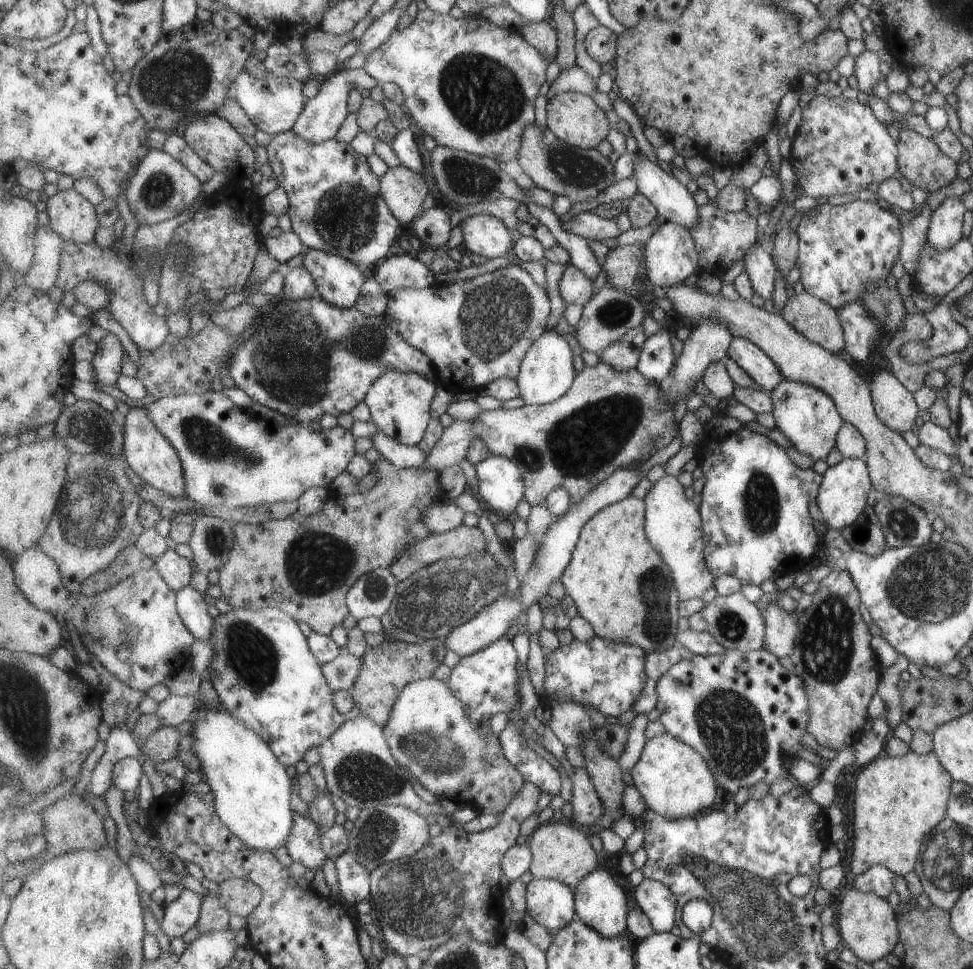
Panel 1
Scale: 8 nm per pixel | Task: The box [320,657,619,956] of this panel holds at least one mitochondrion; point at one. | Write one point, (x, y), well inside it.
(420, 900)

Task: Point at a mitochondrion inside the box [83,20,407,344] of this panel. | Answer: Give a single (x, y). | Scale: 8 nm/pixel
(178, 79)

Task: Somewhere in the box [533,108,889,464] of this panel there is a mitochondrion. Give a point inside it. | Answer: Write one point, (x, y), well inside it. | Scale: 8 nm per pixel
(570, 167)

